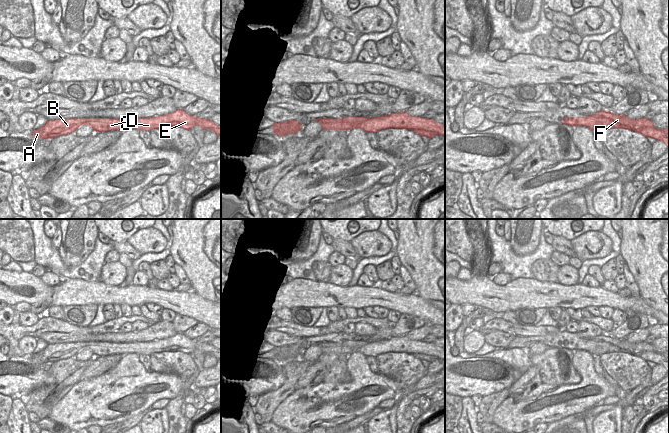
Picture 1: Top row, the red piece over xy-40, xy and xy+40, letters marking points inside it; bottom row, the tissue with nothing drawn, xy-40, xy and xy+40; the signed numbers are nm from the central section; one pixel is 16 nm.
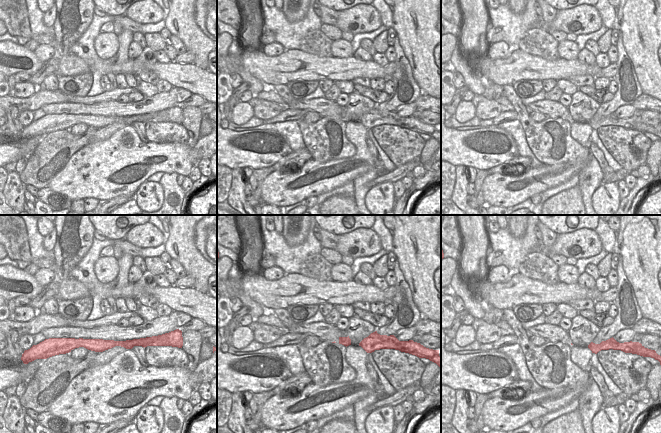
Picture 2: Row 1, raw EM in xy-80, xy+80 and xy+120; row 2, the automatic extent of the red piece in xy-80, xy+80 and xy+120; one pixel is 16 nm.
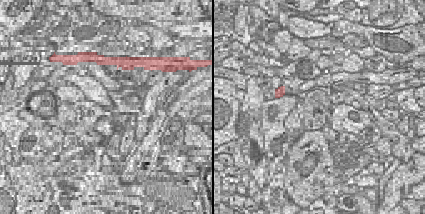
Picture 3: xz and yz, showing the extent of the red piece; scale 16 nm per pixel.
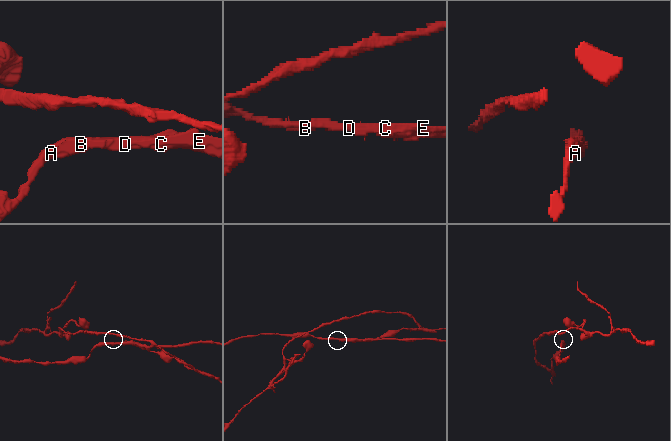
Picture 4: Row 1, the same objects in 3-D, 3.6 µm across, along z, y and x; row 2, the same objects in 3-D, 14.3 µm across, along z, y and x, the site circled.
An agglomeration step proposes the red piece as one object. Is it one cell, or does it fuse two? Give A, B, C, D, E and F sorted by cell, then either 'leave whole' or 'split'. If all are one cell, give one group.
A B C D E / F; split

